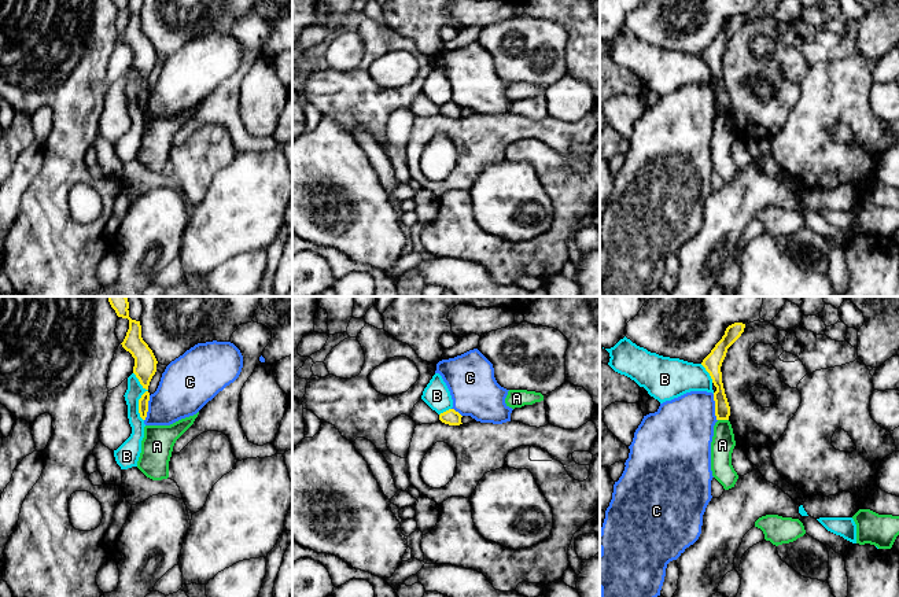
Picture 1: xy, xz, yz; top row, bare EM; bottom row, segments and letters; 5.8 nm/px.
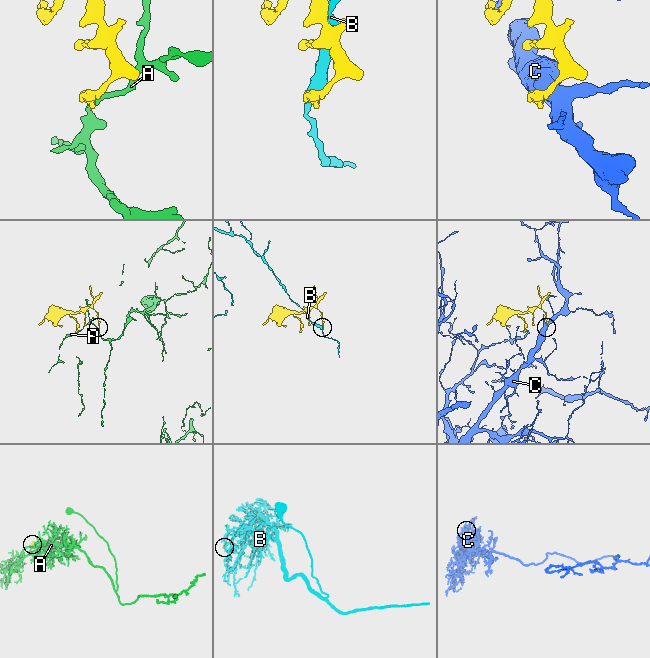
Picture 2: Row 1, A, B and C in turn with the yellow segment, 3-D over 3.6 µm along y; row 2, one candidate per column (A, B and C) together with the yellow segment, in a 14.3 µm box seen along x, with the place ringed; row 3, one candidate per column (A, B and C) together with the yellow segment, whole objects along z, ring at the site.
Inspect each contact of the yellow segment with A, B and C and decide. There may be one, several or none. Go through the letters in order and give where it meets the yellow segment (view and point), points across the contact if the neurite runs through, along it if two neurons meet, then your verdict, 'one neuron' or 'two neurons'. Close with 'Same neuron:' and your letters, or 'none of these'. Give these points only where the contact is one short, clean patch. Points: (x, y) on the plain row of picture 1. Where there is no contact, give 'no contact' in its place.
A: yz (724, 111) | along yz (718, 111), (728, 113) | two neurons
B: xy (142, 89) | two neurons
C: yz (715, 100) | along yz (713, 87), (717, 113) | two neurons
Same neuron: none of these

